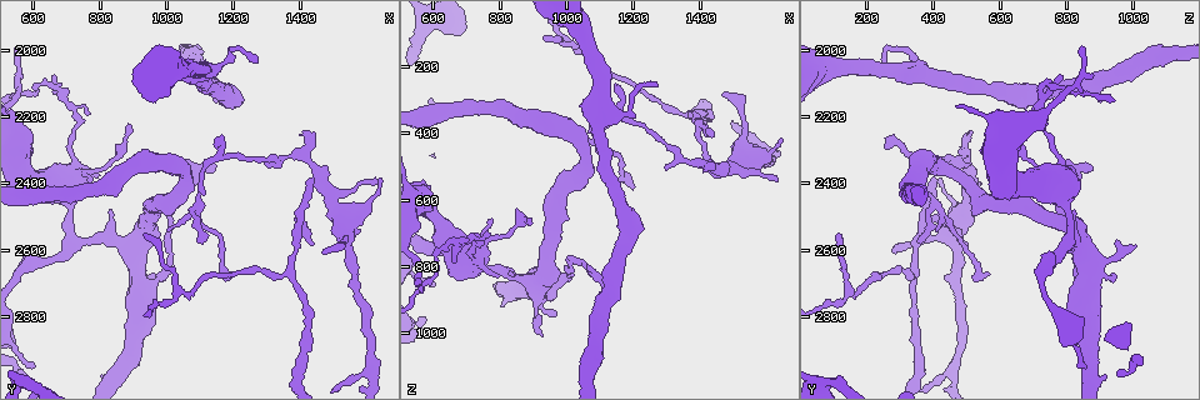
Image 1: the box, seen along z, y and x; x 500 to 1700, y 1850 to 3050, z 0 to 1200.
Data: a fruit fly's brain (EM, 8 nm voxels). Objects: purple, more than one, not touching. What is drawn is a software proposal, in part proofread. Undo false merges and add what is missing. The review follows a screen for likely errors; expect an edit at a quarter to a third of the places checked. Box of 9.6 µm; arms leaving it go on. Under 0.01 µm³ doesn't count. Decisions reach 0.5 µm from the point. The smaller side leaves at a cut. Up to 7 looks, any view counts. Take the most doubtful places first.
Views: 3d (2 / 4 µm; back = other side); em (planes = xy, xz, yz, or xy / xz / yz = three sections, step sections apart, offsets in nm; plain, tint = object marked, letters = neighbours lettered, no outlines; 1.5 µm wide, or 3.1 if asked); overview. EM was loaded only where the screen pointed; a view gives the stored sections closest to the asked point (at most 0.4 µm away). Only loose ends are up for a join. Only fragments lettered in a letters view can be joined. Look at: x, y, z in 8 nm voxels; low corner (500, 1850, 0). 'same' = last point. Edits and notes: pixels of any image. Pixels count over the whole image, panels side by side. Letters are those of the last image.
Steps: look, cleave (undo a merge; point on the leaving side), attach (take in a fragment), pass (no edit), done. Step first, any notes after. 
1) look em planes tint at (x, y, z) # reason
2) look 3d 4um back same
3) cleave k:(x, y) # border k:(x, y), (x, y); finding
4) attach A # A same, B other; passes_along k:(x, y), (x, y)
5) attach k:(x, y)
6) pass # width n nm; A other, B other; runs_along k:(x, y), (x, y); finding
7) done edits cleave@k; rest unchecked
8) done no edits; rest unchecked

look 3d 4um at (950, 2700, 870)

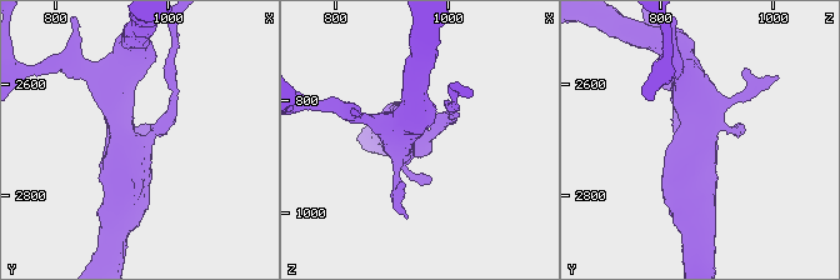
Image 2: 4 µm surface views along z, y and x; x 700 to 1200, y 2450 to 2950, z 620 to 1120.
look em planes letters at (955, 2705, 865) # now the EM

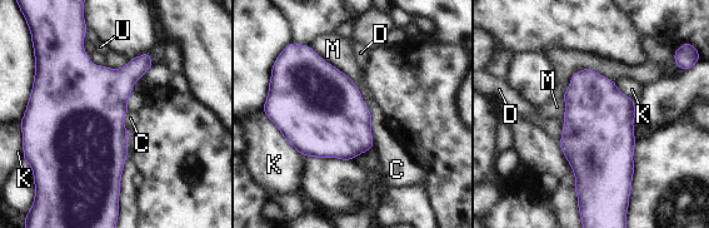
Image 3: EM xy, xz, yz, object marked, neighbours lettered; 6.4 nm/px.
pass # C other, D other, K other, M other, U other; border 3:(270, 119), (280, 134), (304, 155); all the same cell

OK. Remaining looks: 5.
look em planes letters at (1150, 2350, 870) # an open end

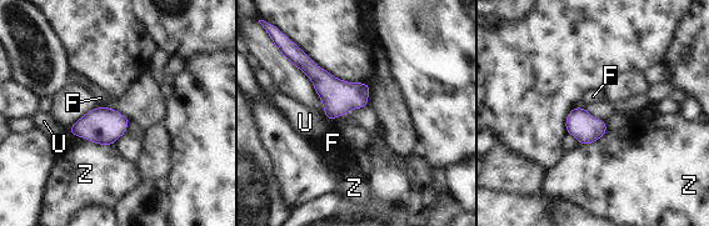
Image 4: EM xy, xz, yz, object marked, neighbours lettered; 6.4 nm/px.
pass # F other, U other, Z other; border 4:(75, 135), (99, 144), (113, 145); none of them fits

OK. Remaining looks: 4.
look 3d 4um at (1140, 2300, 250) # free end

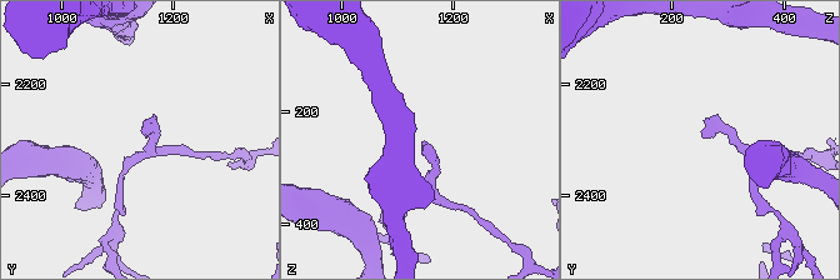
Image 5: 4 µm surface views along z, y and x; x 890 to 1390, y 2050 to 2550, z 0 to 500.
look em yz step 4 letters at (1140, 2295, 260) # now the EM

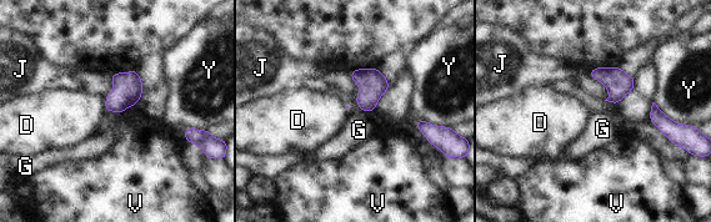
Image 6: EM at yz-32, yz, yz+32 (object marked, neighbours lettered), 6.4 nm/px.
look em xz step 4 letters same

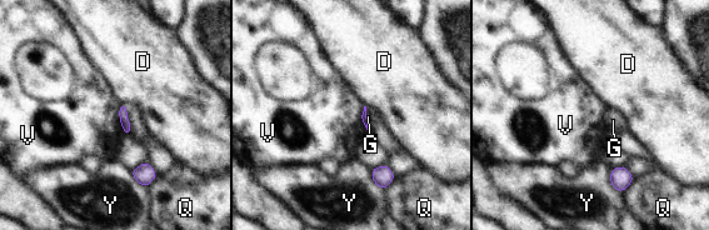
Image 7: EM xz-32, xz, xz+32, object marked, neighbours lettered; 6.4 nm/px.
pass # D other, G other, Q other, V other, Y other; none of them fits

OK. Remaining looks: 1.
done no edits; rest unchecked

